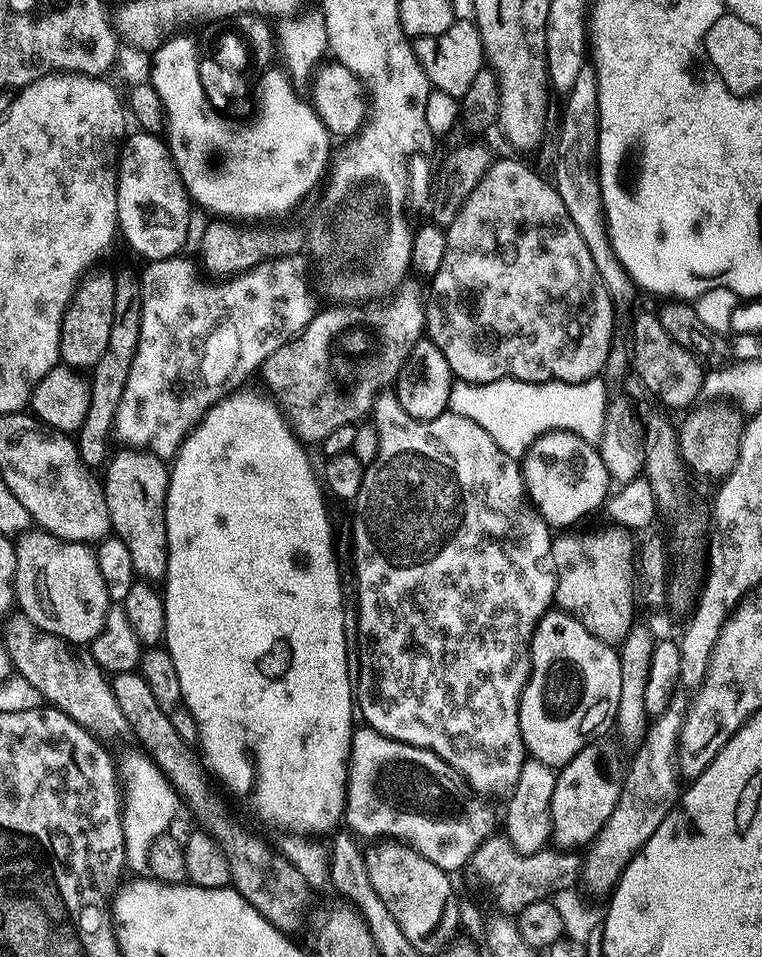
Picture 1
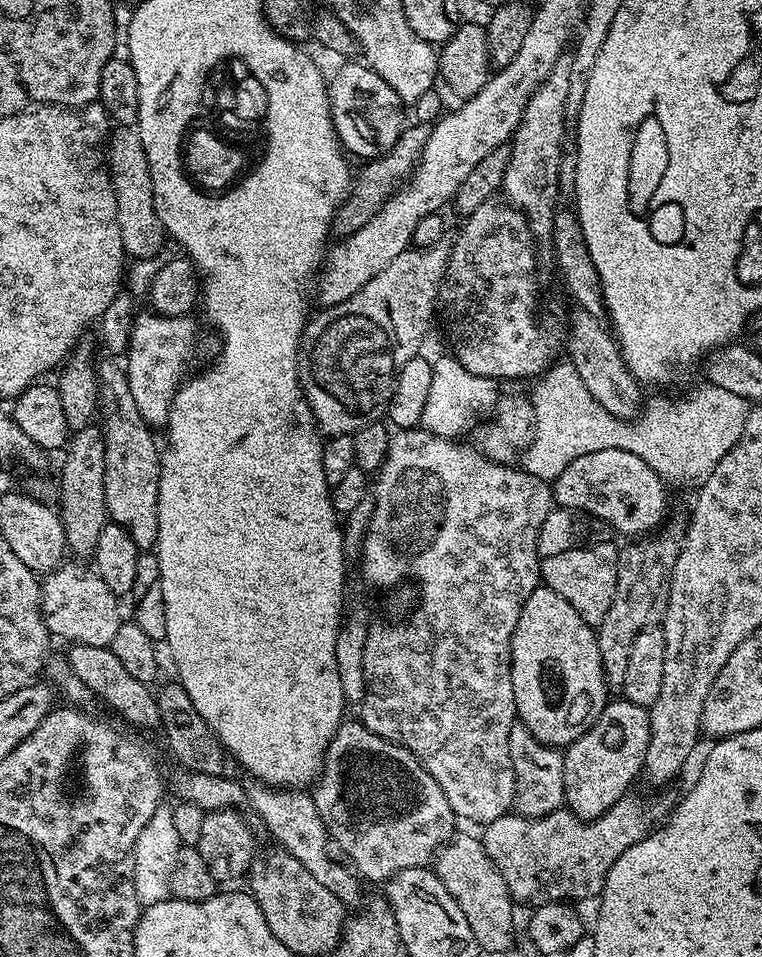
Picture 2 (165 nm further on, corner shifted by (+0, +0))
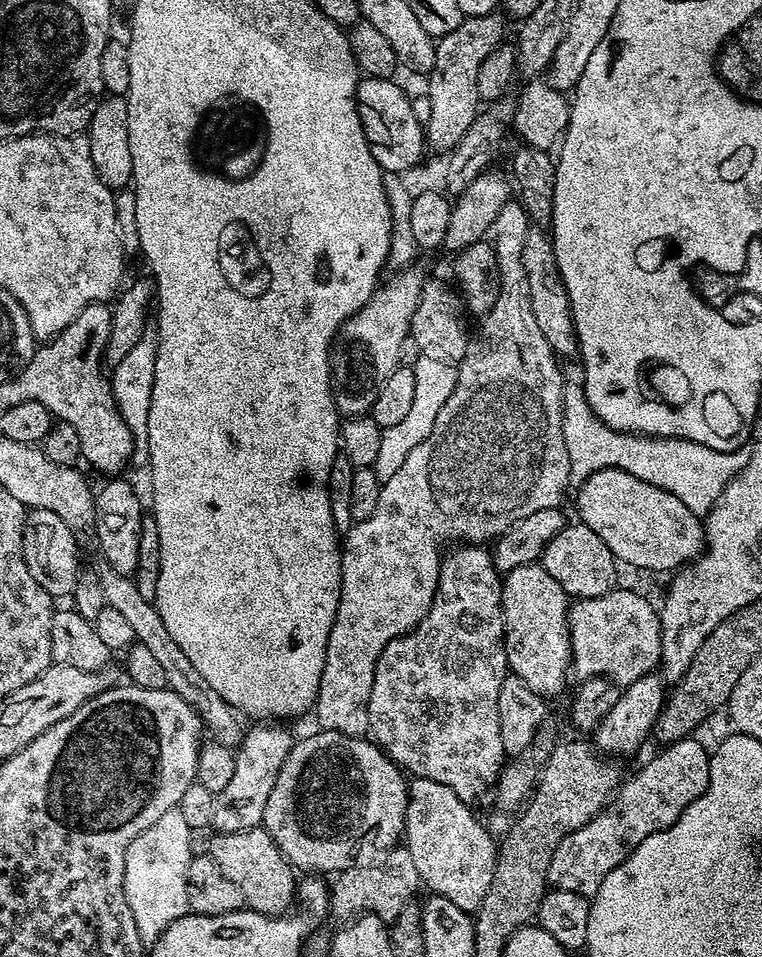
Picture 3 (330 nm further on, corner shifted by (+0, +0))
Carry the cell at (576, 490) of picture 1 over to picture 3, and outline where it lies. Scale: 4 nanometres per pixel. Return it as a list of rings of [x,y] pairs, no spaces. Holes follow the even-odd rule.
[[[602,468],[592,472],[579,488],[580,493],[576,496],[579,523],[590,526],[590,530],[594,530],[594,534],[598,534],[598,538],[602,538],[606,546],[610,546],[621,565],[629,564],[630,567],[641,568],[644,572],[671,573],[695,560],[703,552],[704,525],[701,517],[694,515],[686,502],[678,502],[674,494],[658,486],[650,486],[650,482],[642,482],[642,478],[634,478],[634,474],[626,474],[626,470],[621,468]]]

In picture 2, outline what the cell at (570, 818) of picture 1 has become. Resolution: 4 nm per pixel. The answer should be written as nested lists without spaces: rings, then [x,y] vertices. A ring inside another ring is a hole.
[[[623,698],[613,699],[599,709],[598,715],[585,727],[584,733],[563,749],[564,765],[562,782],[564,783],[564,804],[580,820],[593,820],[608,812],[620,800],[629,795],[628,787],[635,776],[639,777],[644,764],[646,746],[650,740],[650,718],[648,708]]]

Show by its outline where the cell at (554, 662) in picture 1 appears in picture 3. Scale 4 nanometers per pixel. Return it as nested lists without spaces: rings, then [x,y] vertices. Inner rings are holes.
[[[537,562],[514,566],[502,576],[504,649],[511,675],[522,678],[534,694],[553,698],[568,684],[572,668],[572,639],[568,633],[570,598]]]

